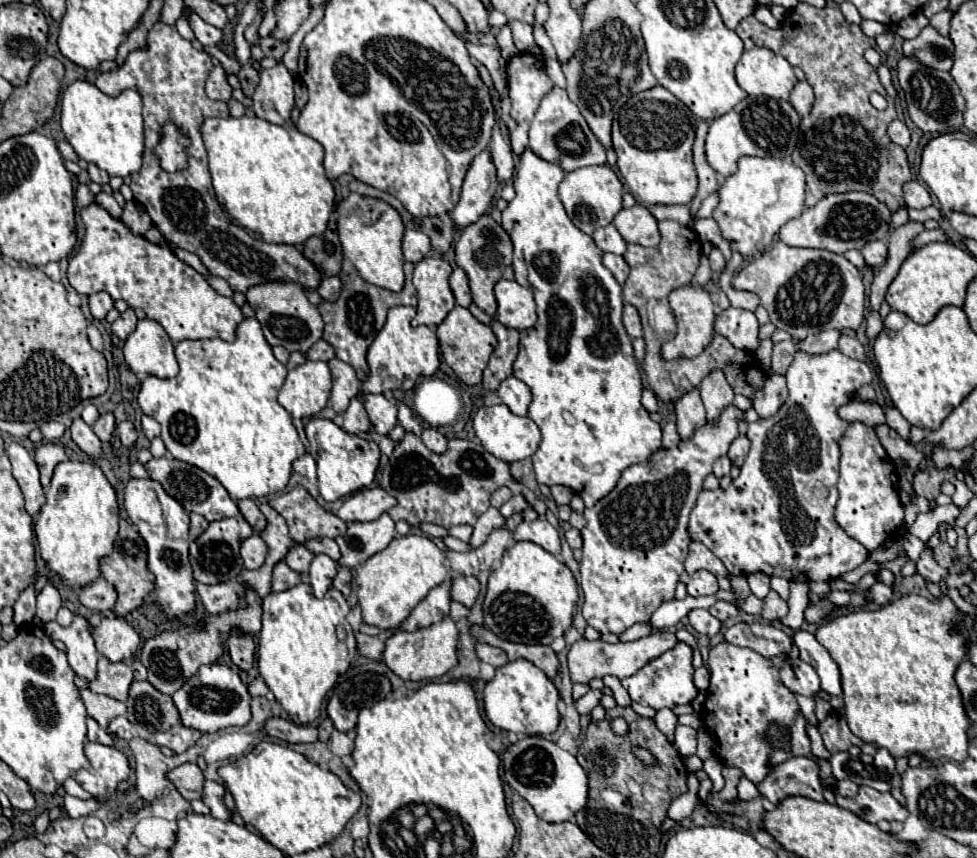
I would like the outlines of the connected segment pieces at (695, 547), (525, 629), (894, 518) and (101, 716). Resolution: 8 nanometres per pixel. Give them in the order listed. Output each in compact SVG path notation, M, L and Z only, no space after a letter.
M698 541L690 543L690 555L688 555L684 567L688 573L694 573L698 569L706 569L706 571L714 573L716 577L728 577L724 563L706 545L702 545Z
M516 541L504 551L502 565L488 577L484 597L484 625L500 639L524 645L550 645L572 625L578 585L572 571L552 553L532 541Z
M850 423L844 439L840 441L840 481L838 503L834 519L836 523L868 551L874 551L884 541L896 535L904 521L904 507L898 497L898 473L880 445L876 431L864 423Z
M82 689L80 691L82 695L82 701L88 709L88 717L92 717L94 721L98 721L100 727L108 727L108 723L118 717L118 715L126 715L126 705L122 701L116 701L112 697L106 697L106 695L96 695L88 689Z

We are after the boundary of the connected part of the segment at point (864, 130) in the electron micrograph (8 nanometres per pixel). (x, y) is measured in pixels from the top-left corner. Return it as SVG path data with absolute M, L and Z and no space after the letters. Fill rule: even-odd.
M828 1L824 9L800 3L786 13L780 29L770 29L750 15L738 25L736 33L750 37L758 47L768 47L790 65L800 67L814 89L816 103L810 115L800 123L804 141L800 149L792 153L792 161L806 175L806 205L816 205L828 193L866 191L892 213L898 211L904 205L902 185L912 179L912 173L906 151L886 135L886 127L896 119L894 99L886 95L876 67L864 59L864 51L876 47L874 39L864 35L858 25L846 23L840 7L832 1ZM872 91L886 97L888 107L884 111L870 105L868 95Z

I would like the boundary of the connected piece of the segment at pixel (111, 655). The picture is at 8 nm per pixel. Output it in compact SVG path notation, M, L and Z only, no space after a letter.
M116 615L102 617L102 623L94 629L92 637L98 653L102 653L112 663L130 661L140 647L138 633Z

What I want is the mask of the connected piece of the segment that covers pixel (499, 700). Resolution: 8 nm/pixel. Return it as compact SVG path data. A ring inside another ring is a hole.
M526 659L510 661L504 667L496 669L492 681L484 687L484 711L492 725L526 735L550 735L556 731L560 713L558 713L558 691L554 683L540 671L534 663Z

